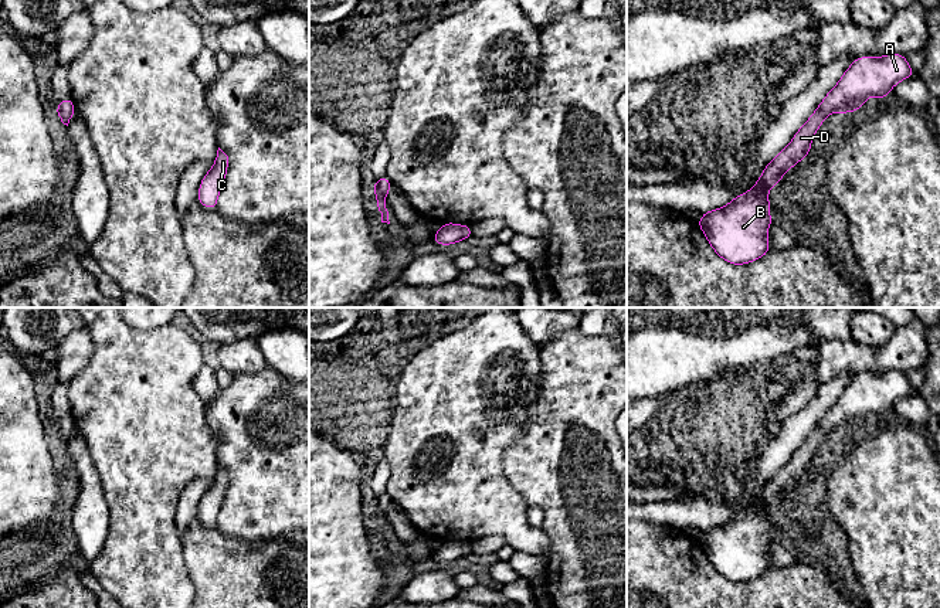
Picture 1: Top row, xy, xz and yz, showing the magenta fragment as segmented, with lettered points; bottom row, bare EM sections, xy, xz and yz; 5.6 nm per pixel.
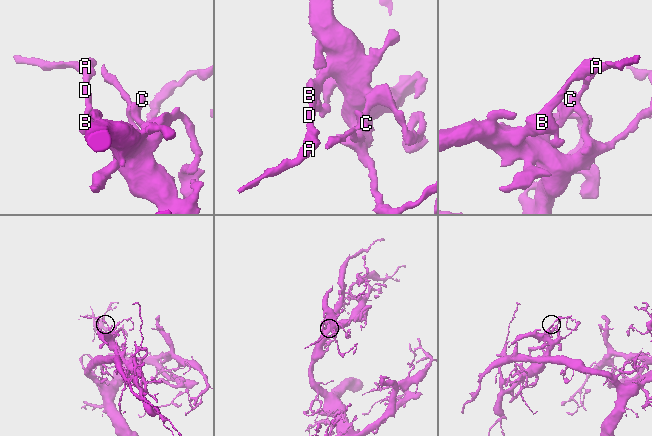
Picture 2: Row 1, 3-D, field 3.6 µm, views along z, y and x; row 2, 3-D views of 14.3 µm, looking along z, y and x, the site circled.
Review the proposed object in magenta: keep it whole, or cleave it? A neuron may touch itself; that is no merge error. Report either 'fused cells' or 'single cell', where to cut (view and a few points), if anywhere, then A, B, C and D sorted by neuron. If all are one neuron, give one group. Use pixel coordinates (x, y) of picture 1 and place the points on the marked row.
single cell; no cut; A B C D

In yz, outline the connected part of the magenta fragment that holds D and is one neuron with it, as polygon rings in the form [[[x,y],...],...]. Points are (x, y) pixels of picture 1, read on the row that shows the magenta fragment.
[[[902,54],[855,58],[790,145],[764,167],[757,183],[724,207],[703,213],[695,223],[715,252],[732,265],[746,265],[773,249],[767,237],[768,227],[773,225],[768,190],[788,169],[811,154],[812,139],[827,115],[859,111],[869,96],[885,101],[896,84],[912,77],[916,72]]]

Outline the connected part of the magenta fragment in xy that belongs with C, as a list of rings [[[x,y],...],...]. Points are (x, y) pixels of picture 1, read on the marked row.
[[[218,147],[214,166],[206,173],[198,186],[198,203],[204,208],[217,210],[218,194],[228,170],[228,156]]]

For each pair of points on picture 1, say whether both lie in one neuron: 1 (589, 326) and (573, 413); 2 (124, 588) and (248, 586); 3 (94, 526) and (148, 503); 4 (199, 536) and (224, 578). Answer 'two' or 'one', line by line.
1: two
2: two
3: two
4: one

